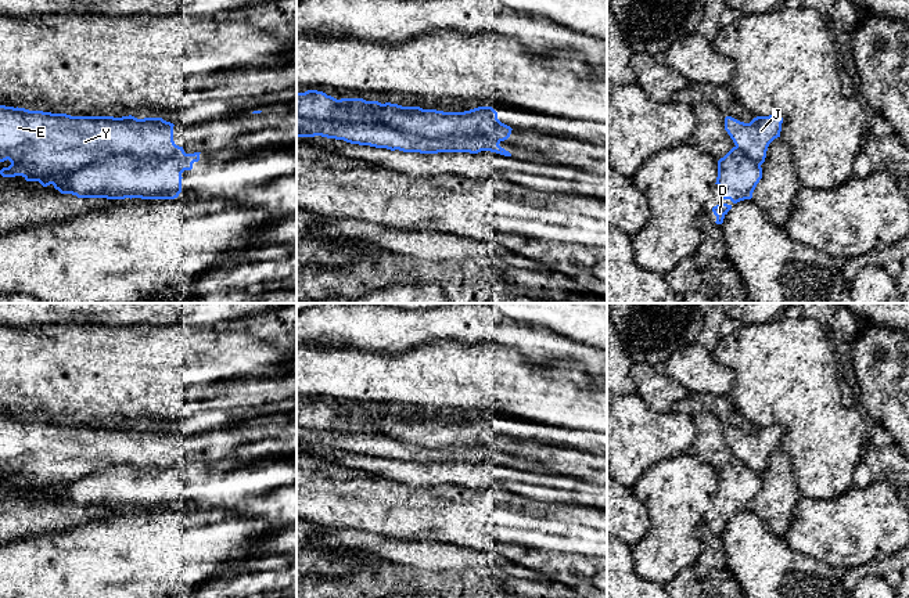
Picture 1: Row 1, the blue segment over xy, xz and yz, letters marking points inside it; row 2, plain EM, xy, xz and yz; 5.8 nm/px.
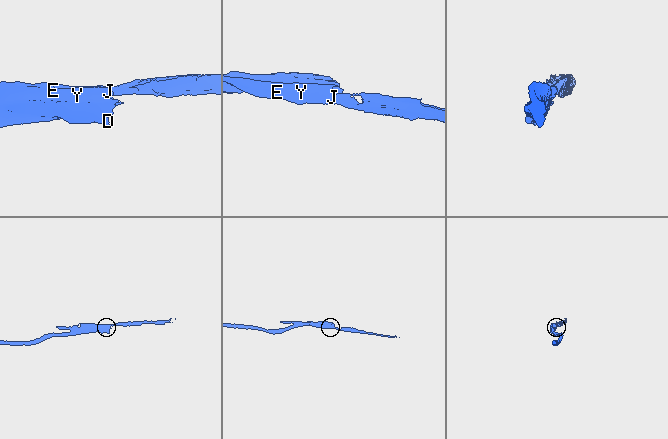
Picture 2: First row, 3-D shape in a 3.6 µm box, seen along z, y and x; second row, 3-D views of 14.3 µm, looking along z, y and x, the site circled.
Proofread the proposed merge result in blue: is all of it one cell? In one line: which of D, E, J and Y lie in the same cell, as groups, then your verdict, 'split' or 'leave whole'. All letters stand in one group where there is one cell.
D / E J Y | split

